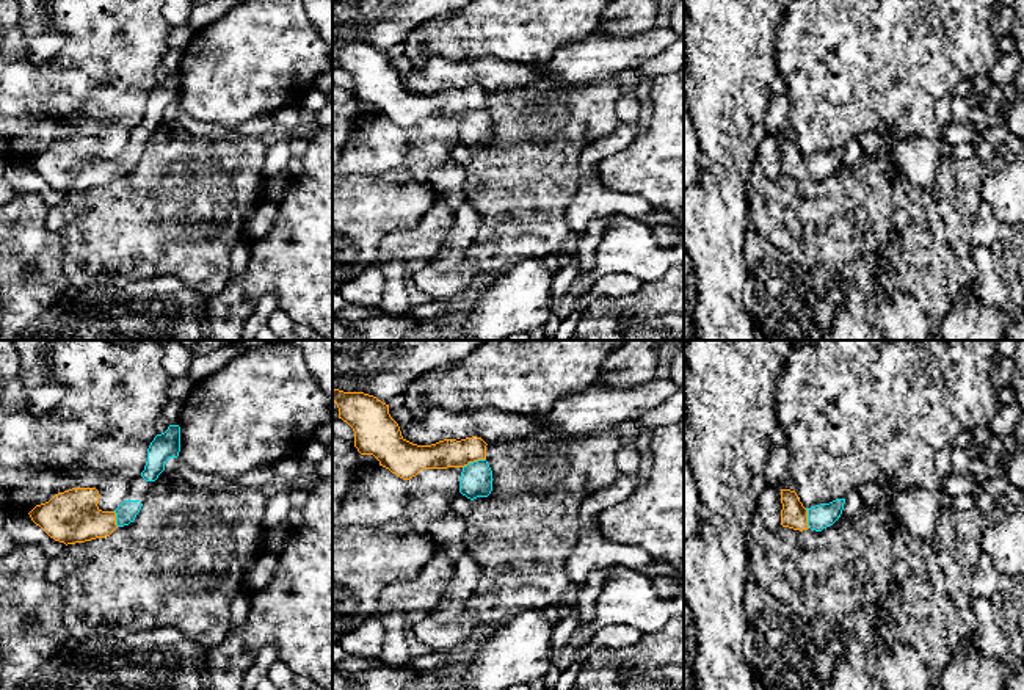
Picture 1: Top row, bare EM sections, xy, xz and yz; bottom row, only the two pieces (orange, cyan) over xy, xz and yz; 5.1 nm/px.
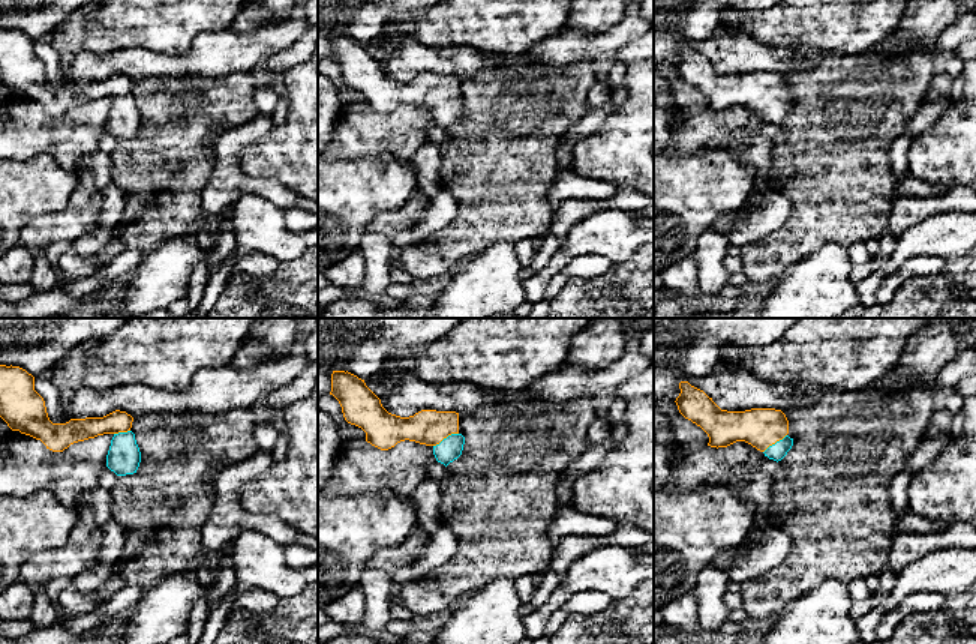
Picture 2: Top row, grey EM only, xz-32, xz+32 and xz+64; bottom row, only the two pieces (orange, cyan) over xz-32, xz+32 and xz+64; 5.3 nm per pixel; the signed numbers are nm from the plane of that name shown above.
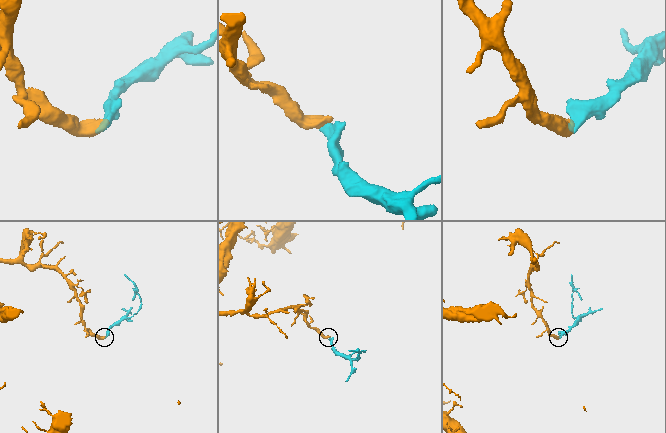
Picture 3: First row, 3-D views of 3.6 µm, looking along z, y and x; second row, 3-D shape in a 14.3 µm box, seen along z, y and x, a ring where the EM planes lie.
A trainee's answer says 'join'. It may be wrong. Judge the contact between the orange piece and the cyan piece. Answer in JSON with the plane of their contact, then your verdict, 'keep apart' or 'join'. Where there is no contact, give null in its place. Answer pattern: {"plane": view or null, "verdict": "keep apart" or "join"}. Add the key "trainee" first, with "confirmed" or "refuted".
{"trainee": "confirmed", "plane": "xz", "verdict": "join"}

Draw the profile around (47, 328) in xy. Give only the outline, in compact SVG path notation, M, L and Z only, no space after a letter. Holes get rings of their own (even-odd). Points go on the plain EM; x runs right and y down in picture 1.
M74 290L64 292L58 303L49 309L49 312L38 318L27 331L22 334L22 340L77 340L75 331L64 326L56 320L56 314L61 307L67 306L74 298Z

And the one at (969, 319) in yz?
M979 293L952 298L952 309L928 340L1004 340L1011 317L983 304Z

